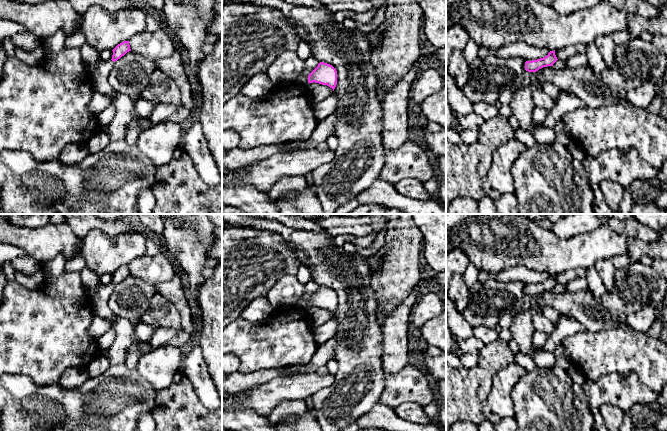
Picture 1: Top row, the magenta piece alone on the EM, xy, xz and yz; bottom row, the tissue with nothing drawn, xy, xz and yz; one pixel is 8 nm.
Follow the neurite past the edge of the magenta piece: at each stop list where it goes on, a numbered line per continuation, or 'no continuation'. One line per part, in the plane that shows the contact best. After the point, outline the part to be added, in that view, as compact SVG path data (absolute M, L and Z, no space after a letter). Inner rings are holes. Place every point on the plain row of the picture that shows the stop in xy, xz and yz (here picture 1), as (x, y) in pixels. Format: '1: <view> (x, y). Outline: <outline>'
no continuation

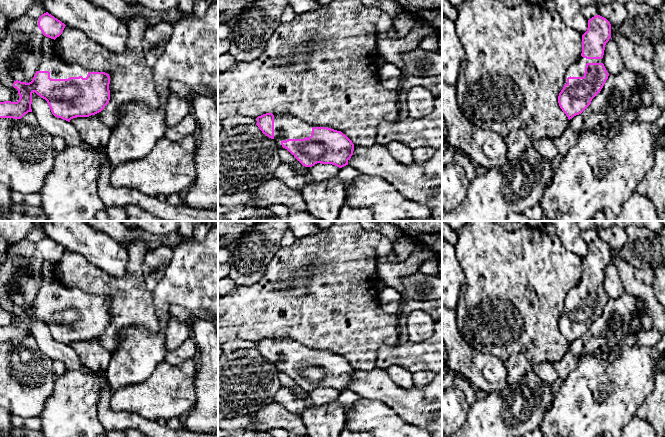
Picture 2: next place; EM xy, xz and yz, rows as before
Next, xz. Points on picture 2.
1: xz (286, 350). Outline: M285 337L282 339L274 339L274 364L279 372L283 372L281 366L288 363L304 363L309 362L312 357L313 350L296 342L292 338Z

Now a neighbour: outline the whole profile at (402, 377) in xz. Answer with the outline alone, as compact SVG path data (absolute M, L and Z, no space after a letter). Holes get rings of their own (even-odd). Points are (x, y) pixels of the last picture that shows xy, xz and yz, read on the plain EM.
M398 365L386 369L391 379L401 388L410 389L413 385L413 373Z

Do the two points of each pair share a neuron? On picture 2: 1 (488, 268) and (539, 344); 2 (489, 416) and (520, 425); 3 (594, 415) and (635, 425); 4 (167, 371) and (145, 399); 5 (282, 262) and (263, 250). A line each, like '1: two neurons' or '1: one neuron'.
1: one neuron
2: one neuron
3: two neurons
4: one neuron
5: two neurons

